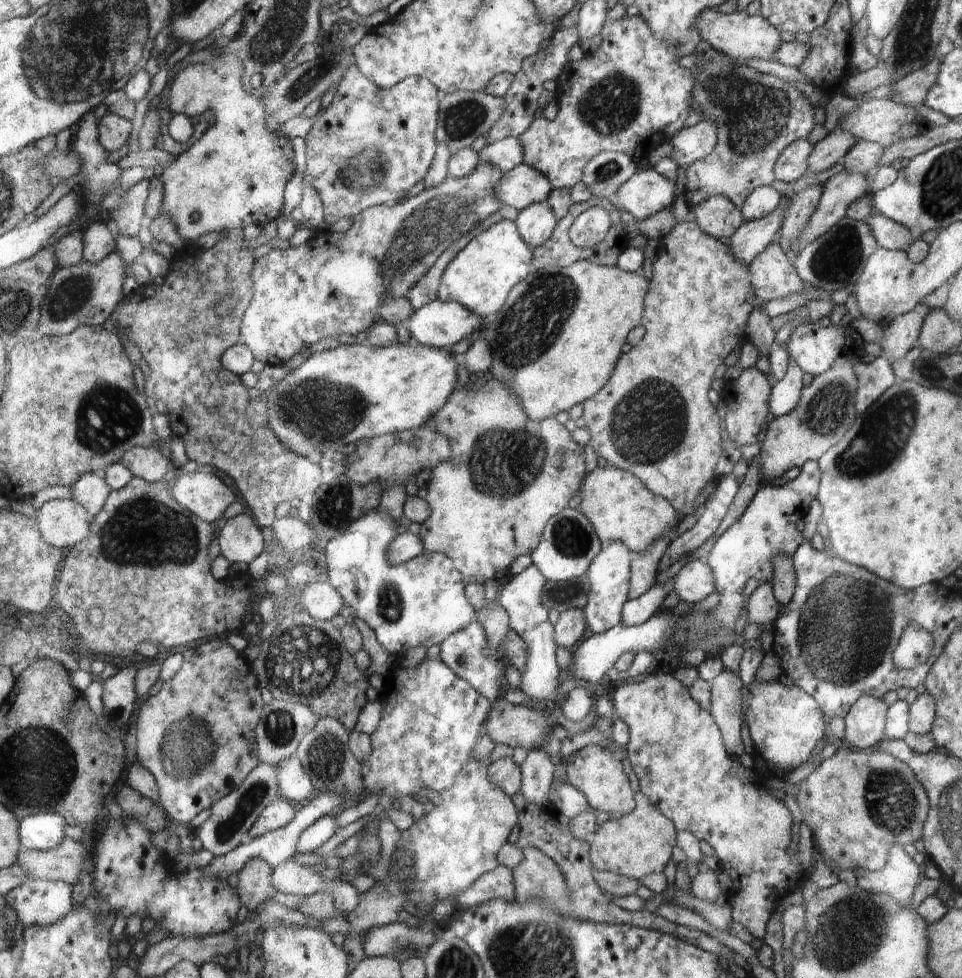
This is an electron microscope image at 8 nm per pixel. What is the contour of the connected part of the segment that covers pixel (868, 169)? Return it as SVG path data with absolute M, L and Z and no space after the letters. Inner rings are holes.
M858 141L845 154L841 164L849 173L862 173L870 176L878 167L878 161L885 148L872 141Z

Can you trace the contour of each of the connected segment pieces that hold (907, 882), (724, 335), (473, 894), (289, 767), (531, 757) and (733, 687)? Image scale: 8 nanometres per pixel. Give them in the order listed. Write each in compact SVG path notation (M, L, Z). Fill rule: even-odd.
M900 845L892 846L884 868L856 871L857 885L865 891L895 898L900 904L913 896L921 879L923 866L917 864Z
M681 221L675 223L672 230L659 240L656 260L653 262L653 275L650 280L650 290L646 296L646 307L642 324L644 324L645 335L642 340L633 346L628 353L624 353L618 363L615 364L614 374L610 378L610 382L606 384L598 395L583 402L583 418L586 422L585 428L590 433L590 441L588 445L592 446L594 452L602 458L606 458L608 465L616 468L624 469L631 472L634 476L640 476L640 480L644 480L644 484L648 484L648 488L652 488L652 492L660 494L666 500L671 501L678 514L678 520L681 521L686 514L693 514L694 500L700 494L702 486L706 482L710 482L714 478L714 468L716 462L720 458L722 452L722 436L720 436L720 416L716 414L714 406L708 400L708 390L710 390L710 380L714 378L716 368L726 360L726 356L734 350L734 346L738 344L740 336L744 334L746 328L746 320L750 318L752 310L757 306L758 298L755 295L755 287L751 283L750 268L744 261L737 259L733 250L728 246L727 242L716 239L705 233L699 227L696 221Z
M499 865L494 871L479 876L456 900L462 906L476 907L492 899L504 899L508 902L515 898L514 872L507 866Z
M287 757L277 764L277 781L281 798L293 804L312 798L311 778L298 759Z
M544 748L527 752L526 759L520 765L521 795L532 804L548 803L551 784L556 780L556 761Z
M726 668L710 681L710 713L719 725L723 735L723 744L730 756L739 757L744 753L742 734L742 677Z

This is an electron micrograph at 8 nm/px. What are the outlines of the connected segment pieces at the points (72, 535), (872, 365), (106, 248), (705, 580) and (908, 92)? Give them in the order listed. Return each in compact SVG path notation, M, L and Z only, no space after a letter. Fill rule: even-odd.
M72 497L45 502L37 512L37 520L43 539L58 548L74 547L89 535L86 509Z
M883 354L878 356L873 362L855 362L854 368L858 381L855 409L857 414L862 414L898 379L893 373L888 358Z
M97 221L90 225L83 238L83 260L94 264L106 258L117 248L107 223Z
M703 560L690 562L675 577L675 589L680 599L698 604L716 591L712 569Z
M938 55L928 61L925 67L906 75L902 80L891 85L900 98L901 103L918 107L924 104L930 87L934 84L941 67L941 57Z

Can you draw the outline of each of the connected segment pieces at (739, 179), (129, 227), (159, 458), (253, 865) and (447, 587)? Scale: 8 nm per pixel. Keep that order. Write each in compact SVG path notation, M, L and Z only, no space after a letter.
M700 41L695 52L697 54L697 71L693 72L695 77L695 99L697 106L701 108L706 117L712 119L717 126L717 143L712 151L710 156L704 157L703 159L693 162L691 165L688 165L686 170L682 172L682 180L684 182L684 196L687 199L690 207L699 206L703 200L710 199L713 196L727 196L731 201L733 201L741 210L744 201L747 199L747 196L751 194L755 188L763 187L764 185L770 185L775 180L773 173L774 165L777 163L780 153L789 145L792 144L795 140L806 139L810 134L810 131L814 128L816 124L814 116L814 107L810 104L809 99L807 99L799 90L796 90L792 84L787 83L781 78L776 78L772 75L767 75L764 73L759 73L754 70L752 67L742 66L738 64L736 60L727 57L724 54L720 54L712 45L709 45L706 41Z
M142 179L132 185L122 196L120 205L110 214L110 221L114 221L118 234L127 237L138 236L144 218L145 206L148 200L149 180Z
M132 447L120 461L134 477L149 483L162 481L166 472L174 465L168 453L160 447Z
M259 858L247 860L240 869L236 891L250 912L260 908L277 892L271 881L272 871L267 861Z
M376 509L359 516L338 536L330 539L322 550L326 555L325 578L343 595L343 601L368 628L374 631L377 641L393 655L404 654L410 648L440 644L455 632L462 631L477 618L477 612L465 595L460 571L451 557L435 553L422 553L405 563L394 565L389 560L389 546L397 535L398 523Z

